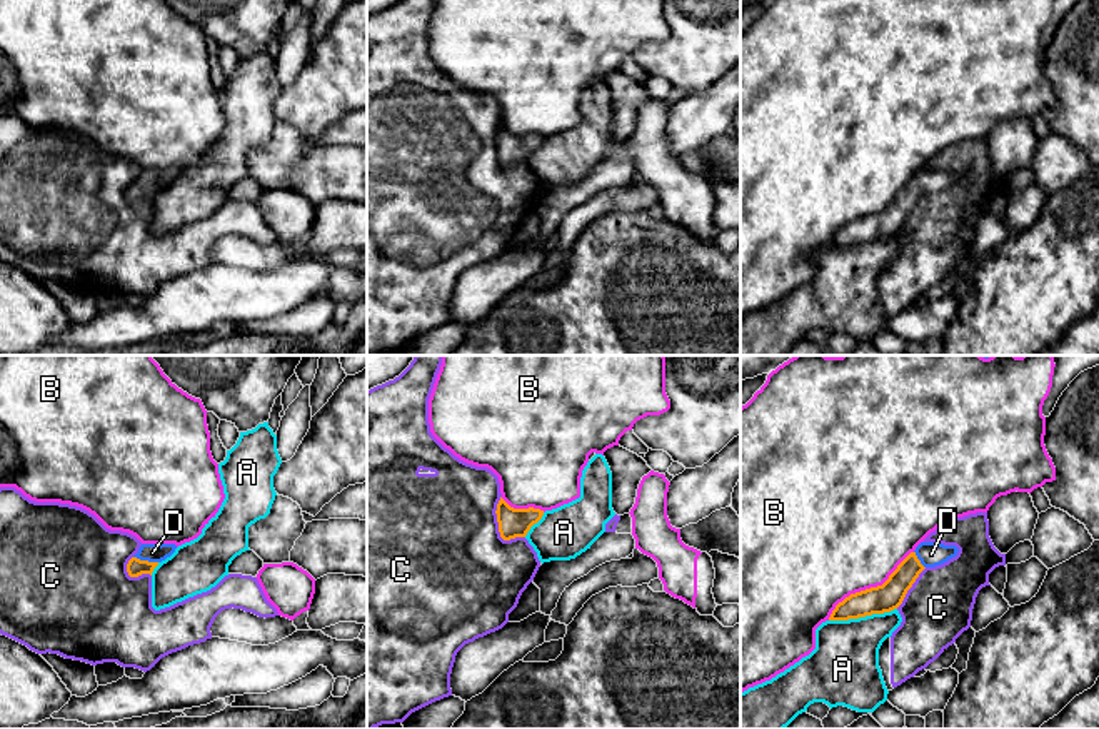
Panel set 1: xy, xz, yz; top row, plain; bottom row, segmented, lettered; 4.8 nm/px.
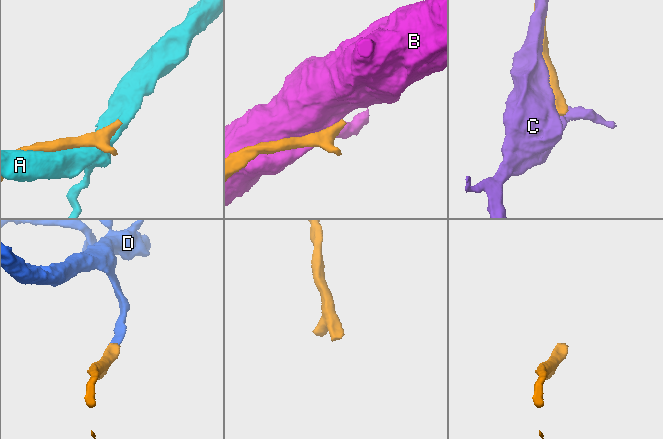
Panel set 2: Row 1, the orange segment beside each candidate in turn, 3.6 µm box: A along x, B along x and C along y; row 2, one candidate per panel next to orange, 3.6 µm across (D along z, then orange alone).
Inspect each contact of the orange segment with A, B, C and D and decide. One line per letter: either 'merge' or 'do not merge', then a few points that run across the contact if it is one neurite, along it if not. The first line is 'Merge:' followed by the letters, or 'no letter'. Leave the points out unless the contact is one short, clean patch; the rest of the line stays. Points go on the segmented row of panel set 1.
Merge: D
A: do not merge
B: do not merge
C: do not merge
D: merge | xy (135, 568), (145, 561), (152, 553)

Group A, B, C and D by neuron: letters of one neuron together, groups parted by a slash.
A / B / C / D

